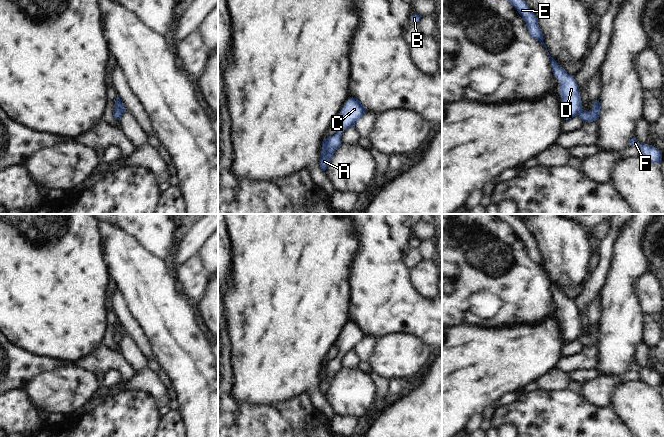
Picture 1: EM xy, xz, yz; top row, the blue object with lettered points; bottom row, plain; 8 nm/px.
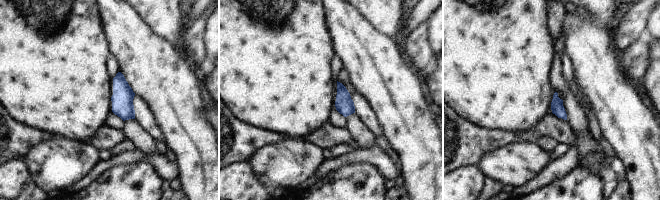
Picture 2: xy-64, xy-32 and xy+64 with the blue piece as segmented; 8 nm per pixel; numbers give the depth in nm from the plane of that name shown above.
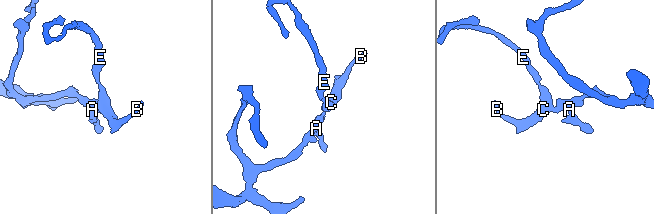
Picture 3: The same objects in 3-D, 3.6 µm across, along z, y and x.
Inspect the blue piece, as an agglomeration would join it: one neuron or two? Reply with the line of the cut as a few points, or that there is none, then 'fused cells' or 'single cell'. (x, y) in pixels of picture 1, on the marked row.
no cut | single cell

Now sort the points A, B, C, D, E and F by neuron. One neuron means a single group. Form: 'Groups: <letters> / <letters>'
Groups: A B C D E F

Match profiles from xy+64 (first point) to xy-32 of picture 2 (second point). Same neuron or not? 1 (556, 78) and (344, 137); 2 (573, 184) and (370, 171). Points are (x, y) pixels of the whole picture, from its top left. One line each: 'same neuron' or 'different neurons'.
1: different neurons
2: same neuron

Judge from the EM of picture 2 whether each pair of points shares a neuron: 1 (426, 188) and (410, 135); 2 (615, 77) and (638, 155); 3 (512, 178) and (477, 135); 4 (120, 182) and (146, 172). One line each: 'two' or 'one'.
1: one
2: one
3: two
4: one

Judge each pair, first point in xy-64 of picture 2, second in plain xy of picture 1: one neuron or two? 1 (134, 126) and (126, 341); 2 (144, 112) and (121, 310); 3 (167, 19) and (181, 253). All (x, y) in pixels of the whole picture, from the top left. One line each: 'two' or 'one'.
1: one
2: one
3: two

